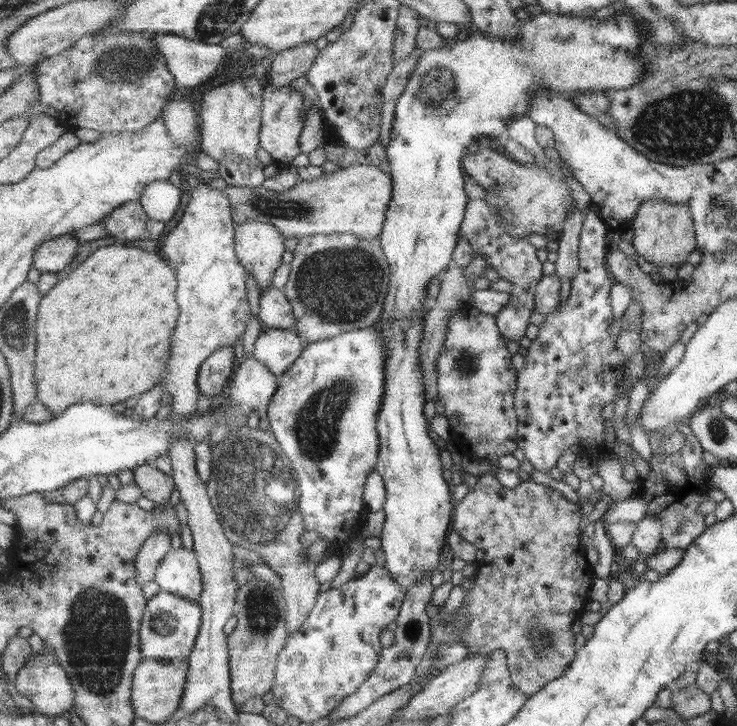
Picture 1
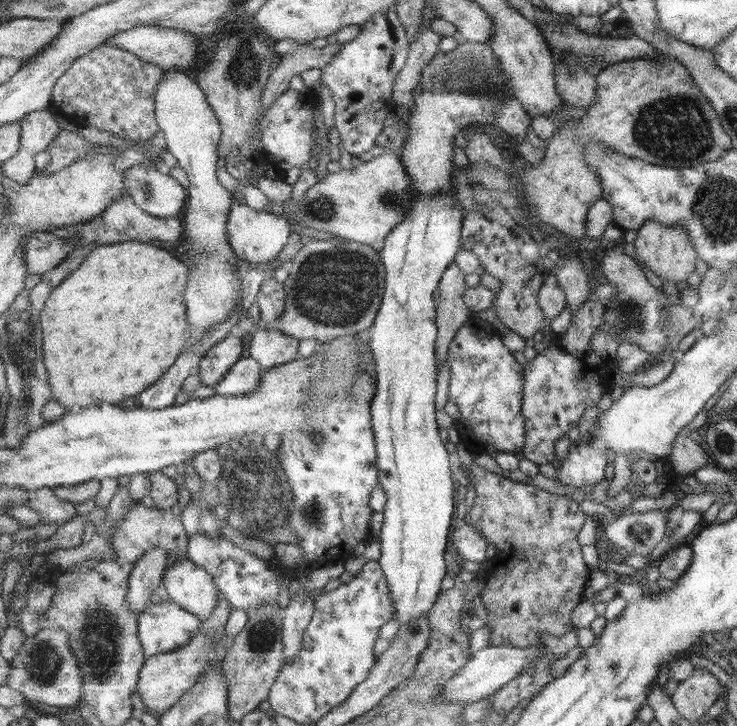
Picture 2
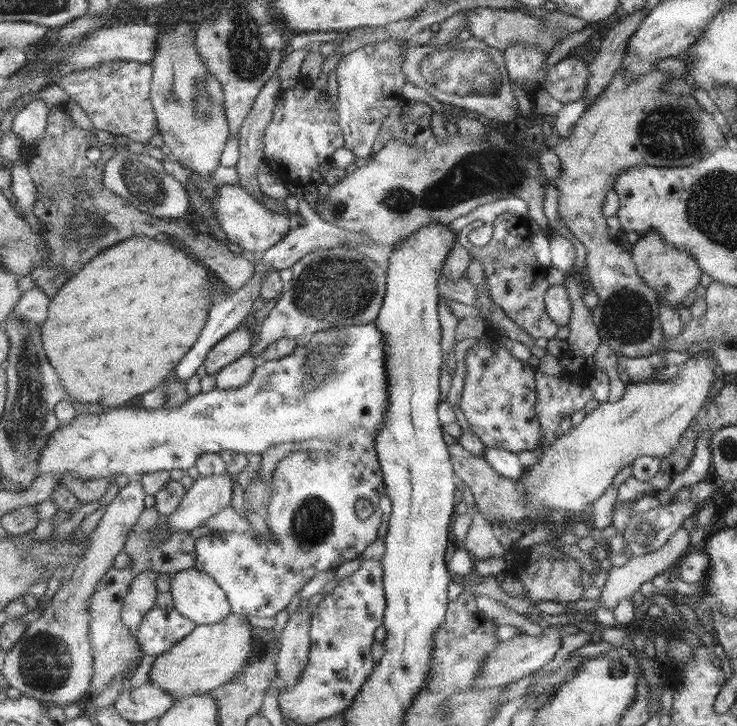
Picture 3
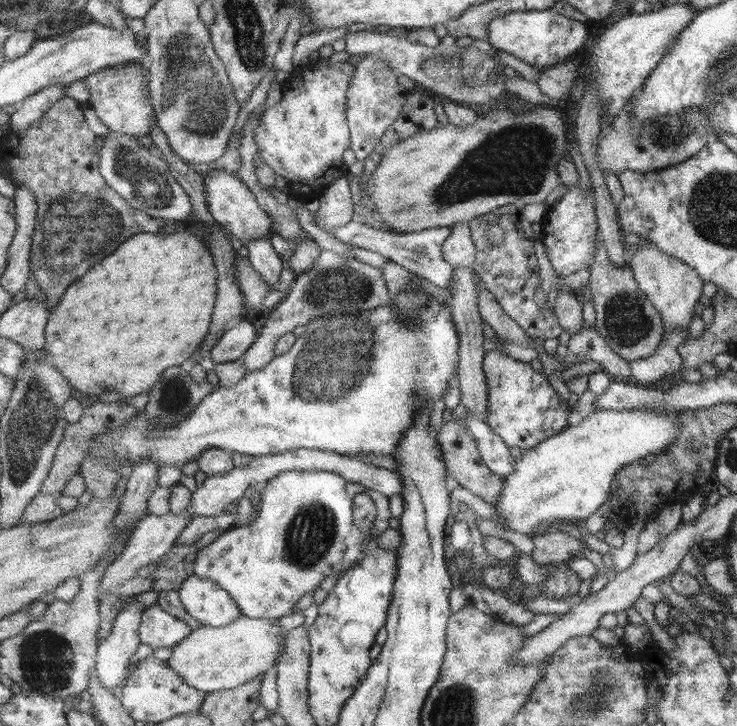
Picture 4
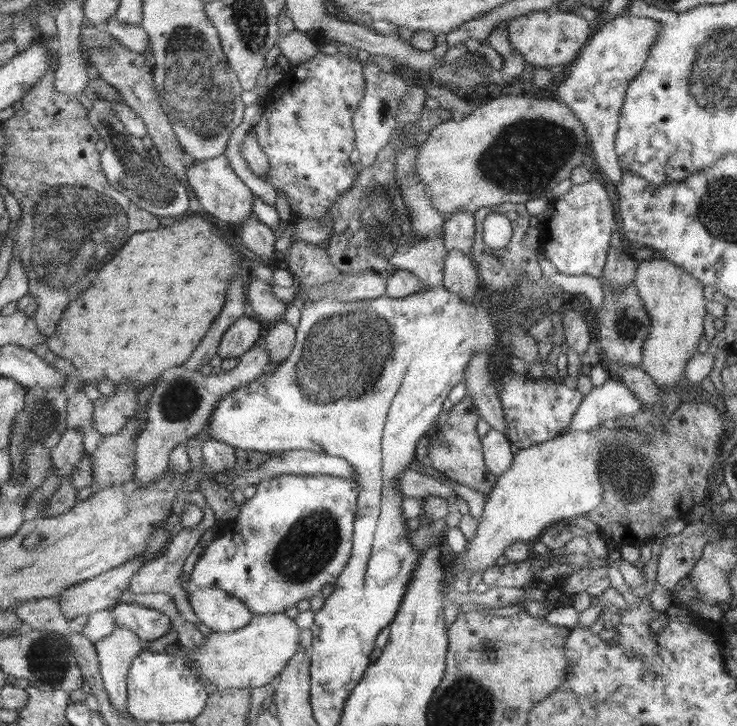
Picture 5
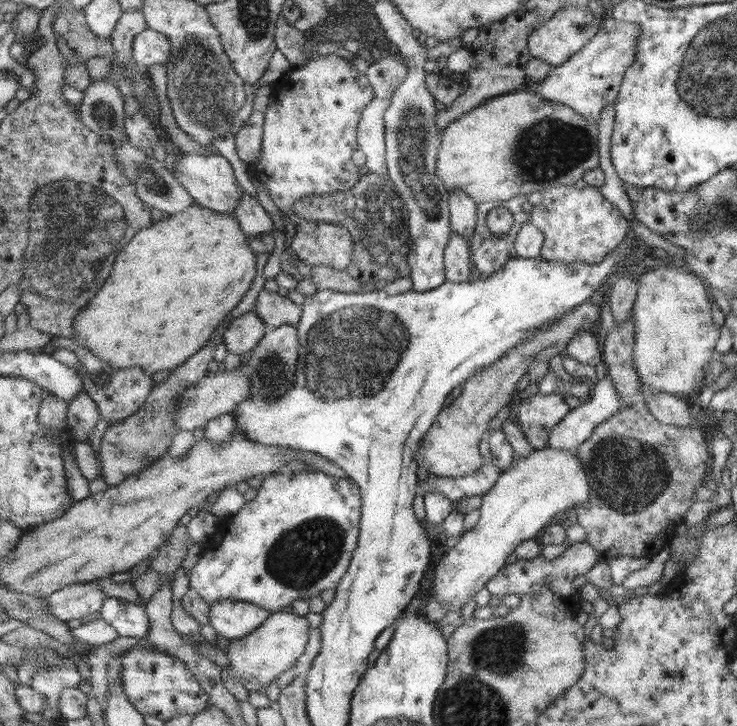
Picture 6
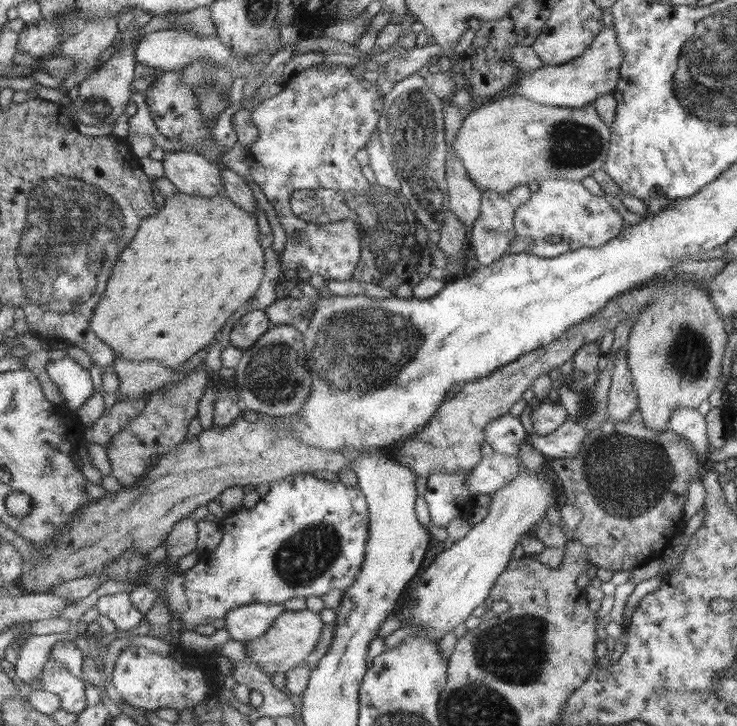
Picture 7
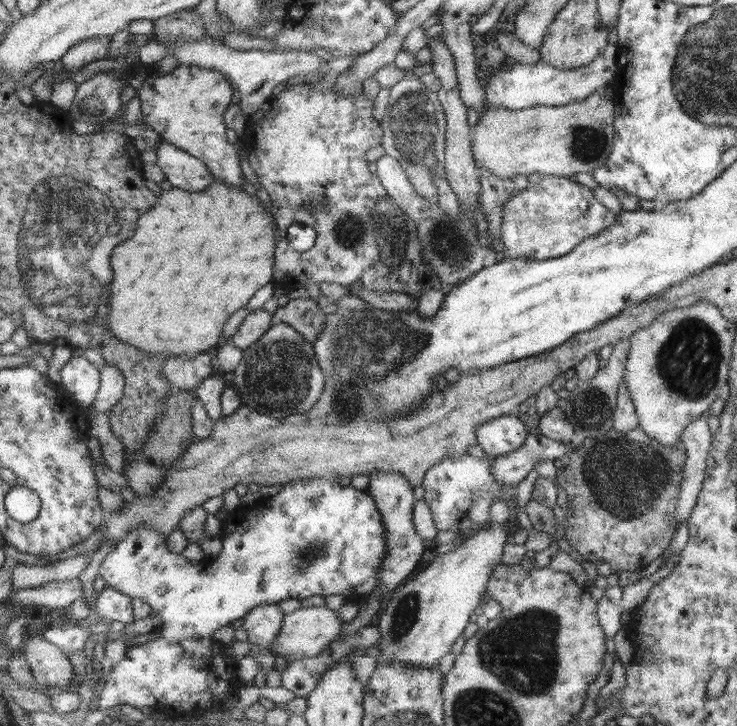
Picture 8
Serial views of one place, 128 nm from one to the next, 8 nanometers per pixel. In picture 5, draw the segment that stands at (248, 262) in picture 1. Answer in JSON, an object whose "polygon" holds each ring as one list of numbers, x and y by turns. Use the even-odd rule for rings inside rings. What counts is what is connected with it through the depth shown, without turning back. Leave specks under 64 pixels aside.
{"polygon":[[221,154,221,156,209,160,196,160,196,163,188,168,188,177,189,185,195,192,196,209,214,221,221,220,228,224,243,225,254,214,254,192,243,182,242,177,234,171,226,154]]}

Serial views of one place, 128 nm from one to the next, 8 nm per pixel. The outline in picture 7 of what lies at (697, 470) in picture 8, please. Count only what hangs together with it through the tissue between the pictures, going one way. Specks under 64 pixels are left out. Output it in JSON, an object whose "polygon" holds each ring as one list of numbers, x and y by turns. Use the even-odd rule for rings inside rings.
{"polygon":[[673,409,666,422,666,430,683,437,695,449,698,463,706,467,708,461,705,457,708,438,704,416,697,409],[706,449,706,450,705,450]]}

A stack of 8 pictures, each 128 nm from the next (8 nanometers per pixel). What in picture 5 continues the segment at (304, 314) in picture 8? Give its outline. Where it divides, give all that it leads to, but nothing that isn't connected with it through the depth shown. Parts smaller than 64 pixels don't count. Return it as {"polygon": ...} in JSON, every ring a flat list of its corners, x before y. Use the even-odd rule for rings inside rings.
{"polygon":[[251,280,249,283,248,303,250,312,258,320,263,322,284,321,287,314,287,304,283,304,279,298,275,298,271,282,263,282,263,280]]}

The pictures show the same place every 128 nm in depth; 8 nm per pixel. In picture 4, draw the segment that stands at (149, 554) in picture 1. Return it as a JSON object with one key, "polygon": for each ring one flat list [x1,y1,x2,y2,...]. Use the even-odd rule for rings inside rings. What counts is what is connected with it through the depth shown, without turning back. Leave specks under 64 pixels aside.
{"polygon":[[133,603,119,611,114,631,107,638,100,639,96,673,101,682,118,695,122,689,117,686,123,684,131,656,142,643,140,626,144,609,144,604]]}

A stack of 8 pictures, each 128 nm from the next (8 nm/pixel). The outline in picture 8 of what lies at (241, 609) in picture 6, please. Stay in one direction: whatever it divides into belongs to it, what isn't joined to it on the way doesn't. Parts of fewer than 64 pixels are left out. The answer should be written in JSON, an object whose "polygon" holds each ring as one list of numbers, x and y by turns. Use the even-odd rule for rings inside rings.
{"polygon":[[259,605,244,616,242,627,249,641,270,648,284,627,284,618,279,605]]}

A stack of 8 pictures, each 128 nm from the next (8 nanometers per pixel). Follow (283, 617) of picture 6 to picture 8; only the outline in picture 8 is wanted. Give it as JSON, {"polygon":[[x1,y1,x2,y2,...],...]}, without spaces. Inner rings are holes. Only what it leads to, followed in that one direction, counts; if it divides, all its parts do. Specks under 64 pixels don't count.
{"polygon":[[326,605,315,607,301,607,292,613,286,613,282,631,270,646,275,655,284,657,287,662,319,656,333,641,339,639,339,634,345,626,339,614]]}

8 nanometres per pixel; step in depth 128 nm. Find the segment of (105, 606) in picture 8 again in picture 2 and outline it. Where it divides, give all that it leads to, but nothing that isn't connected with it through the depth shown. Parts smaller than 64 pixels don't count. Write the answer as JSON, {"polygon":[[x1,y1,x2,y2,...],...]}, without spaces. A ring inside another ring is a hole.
{"polygon":[[169,599,161,603,151,603,138,616,140,639,147,657,173,652,186,646,201,631,202,621,195,613]]}

